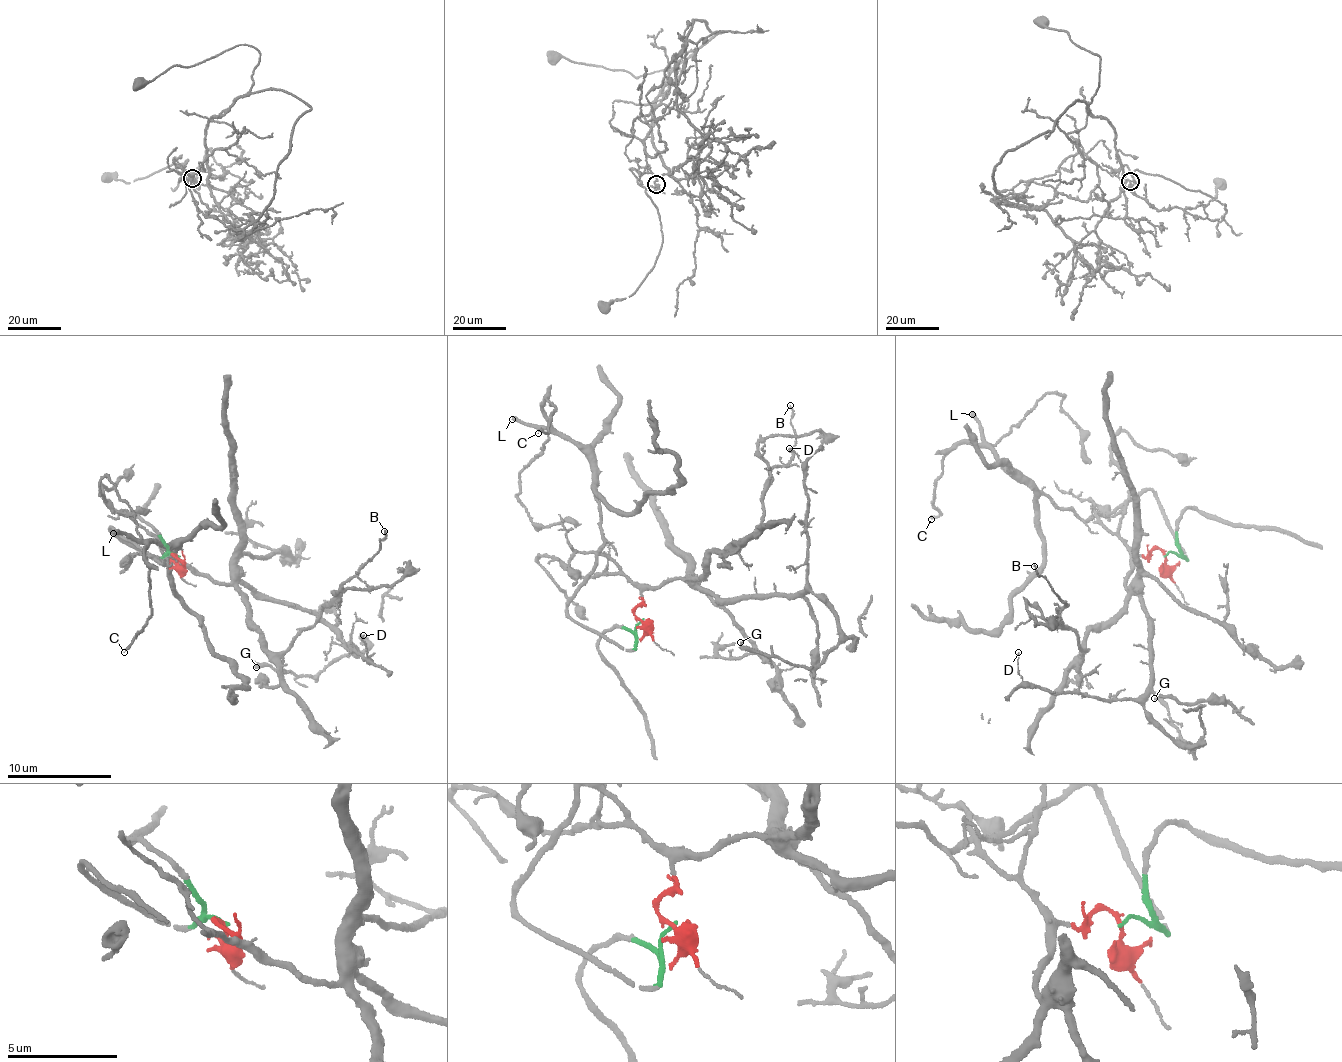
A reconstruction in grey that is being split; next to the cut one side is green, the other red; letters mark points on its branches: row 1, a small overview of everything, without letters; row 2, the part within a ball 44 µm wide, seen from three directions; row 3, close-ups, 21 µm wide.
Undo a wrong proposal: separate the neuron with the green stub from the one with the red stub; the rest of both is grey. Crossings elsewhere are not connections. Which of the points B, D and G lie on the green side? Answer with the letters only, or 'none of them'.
none of them

